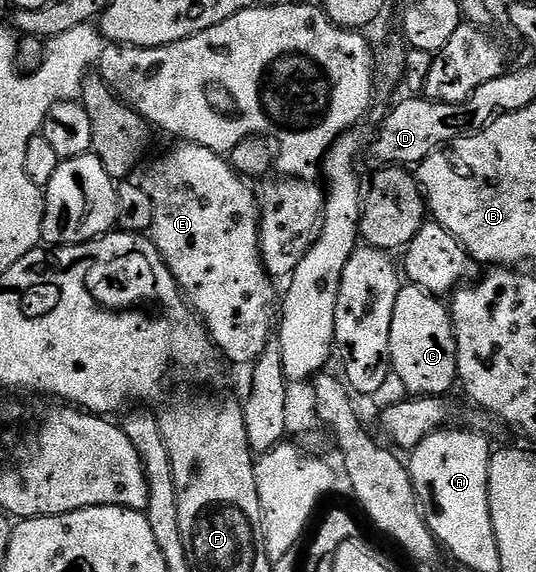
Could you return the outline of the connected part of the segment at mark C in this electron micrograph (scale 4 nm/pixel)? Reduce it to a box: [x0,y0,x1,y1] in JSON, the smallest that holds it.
[390,283,459,398]

